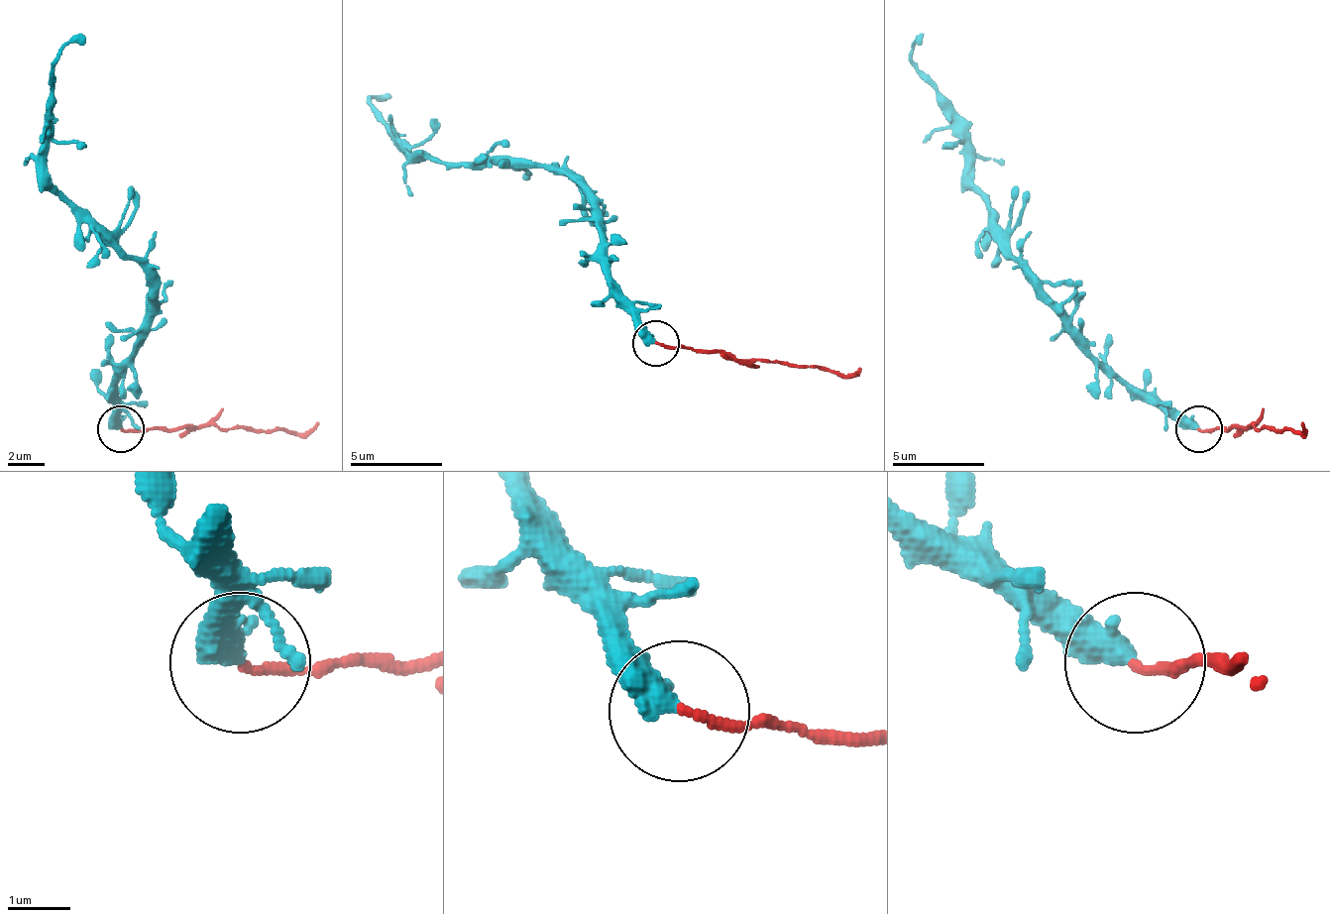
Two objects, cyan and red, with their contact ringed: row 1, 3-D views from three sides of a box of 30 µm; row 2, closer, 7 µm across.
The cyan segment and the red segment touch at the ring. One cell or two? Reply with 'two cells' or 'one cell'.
two cells

